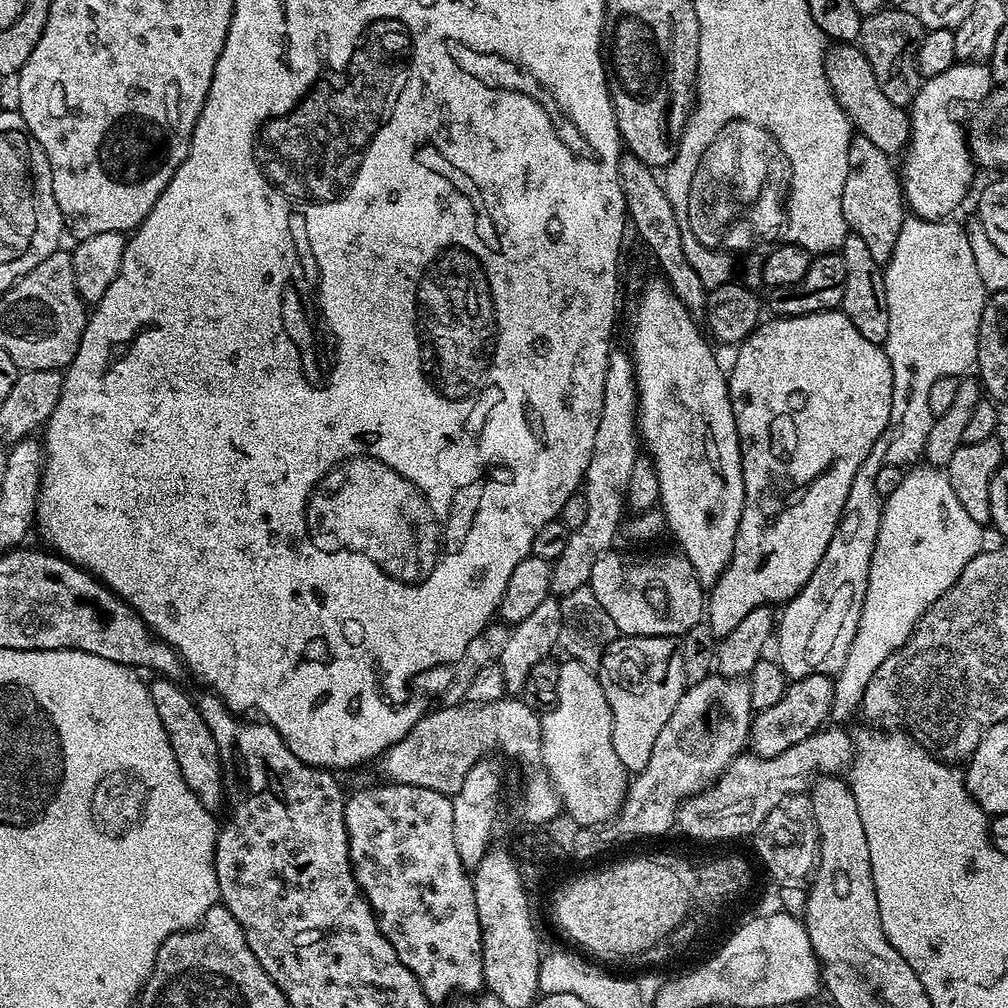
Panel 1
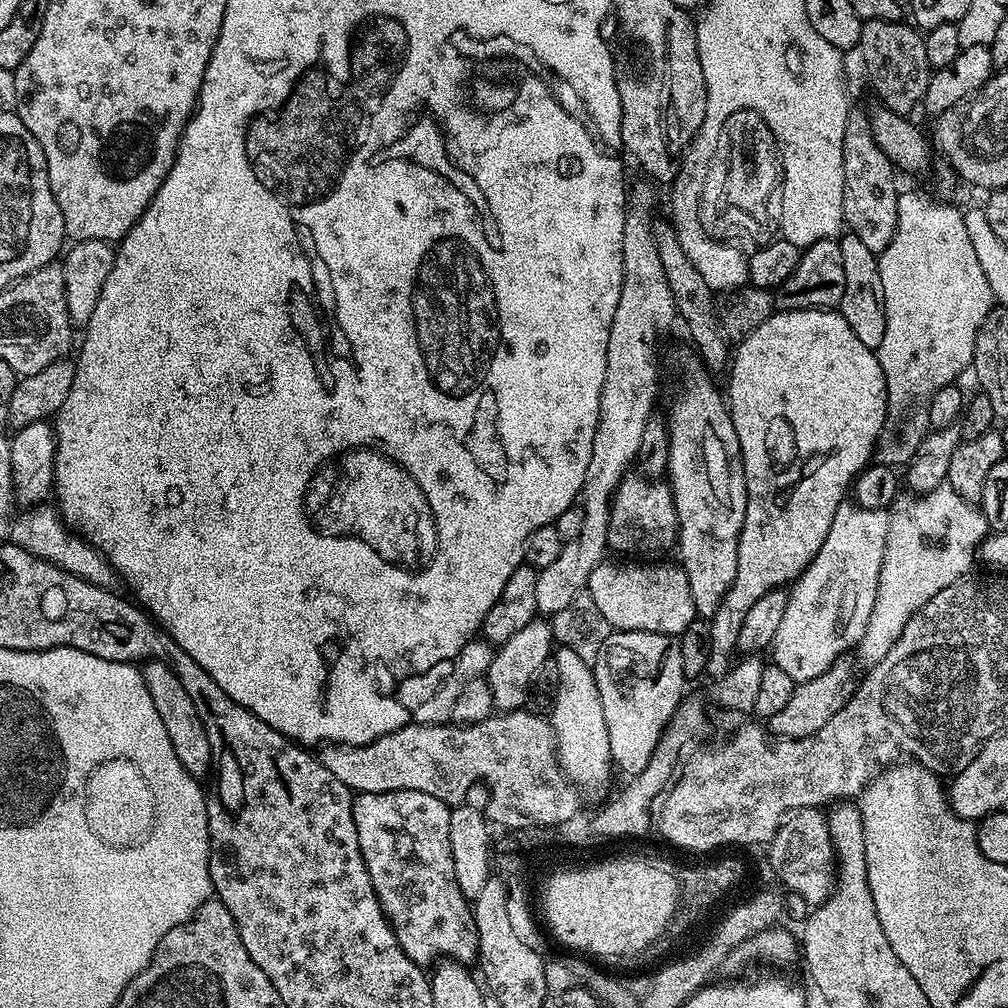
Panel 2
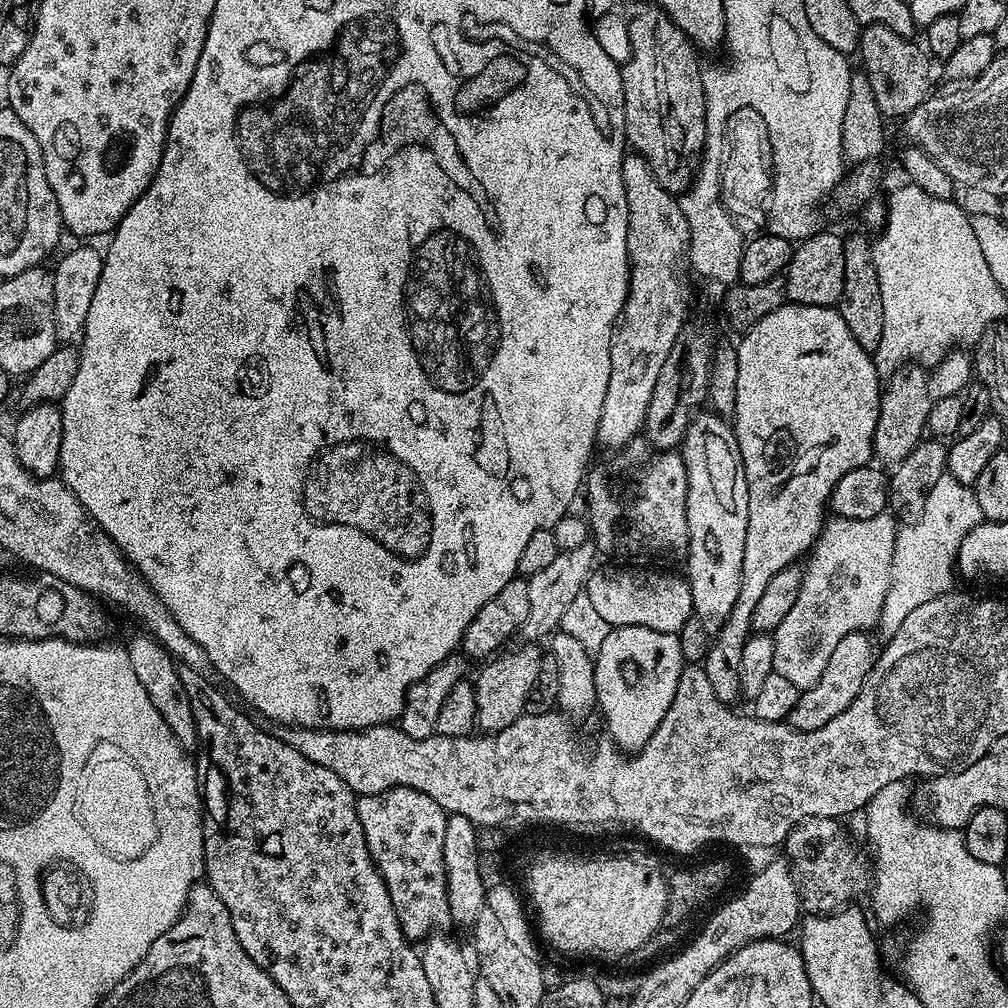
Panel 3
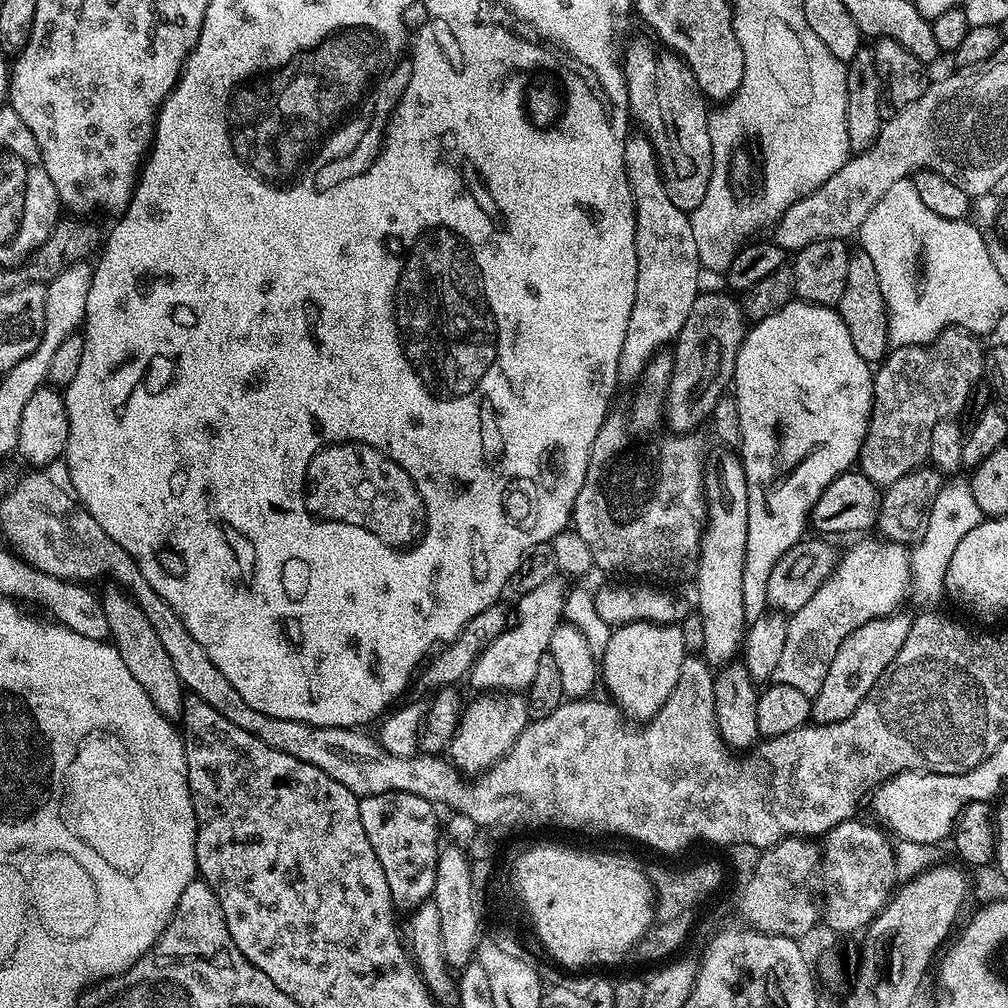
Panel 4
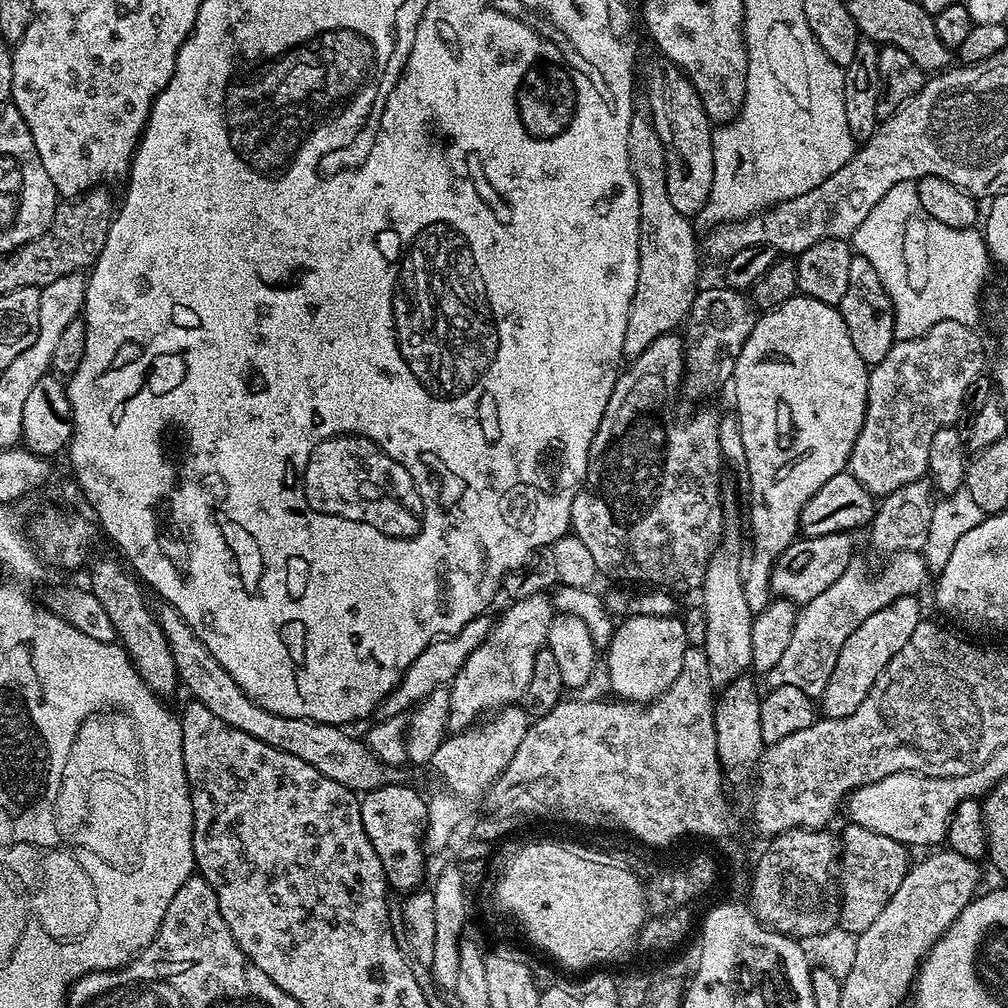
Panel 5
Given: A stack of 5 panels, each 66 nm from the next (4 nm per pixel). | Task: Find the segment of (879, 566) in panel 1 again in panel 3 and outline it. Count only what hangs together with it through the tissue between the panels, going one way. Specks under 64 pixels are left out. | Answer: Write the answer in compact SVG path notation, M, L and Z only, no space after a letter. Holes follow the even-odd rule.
M947 474L934 482L934 490L930 490L919 512L920 517L913 524L908 524L905 528L903 525L896 533L892 577L878 625L878 632L884 638L893 636L898 626L902 626L902 621L911 612L918 610L922 602L930 602L953 587L948 564L957 563L964 539L981 522L974 522L974 526L970 526L970 530L966 530L962 537L960 528L968 528L968 520L982 520L973 489Z

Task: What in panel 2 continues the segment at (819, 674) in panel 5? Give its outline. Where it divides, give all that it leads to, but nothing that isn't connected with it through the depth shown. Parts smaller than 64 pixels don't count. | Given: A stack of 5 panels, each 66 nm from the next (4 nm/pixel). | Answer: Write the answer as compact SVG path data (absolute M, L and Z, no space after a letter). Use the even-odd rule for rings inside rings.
M855 502L840 504L822 550L814 554L810 566L791 585L778 634L772 639L770 660L796 685L826 674L832 663L841 659L847 648L855 649L866 634L891 521L883 508L865 508Z

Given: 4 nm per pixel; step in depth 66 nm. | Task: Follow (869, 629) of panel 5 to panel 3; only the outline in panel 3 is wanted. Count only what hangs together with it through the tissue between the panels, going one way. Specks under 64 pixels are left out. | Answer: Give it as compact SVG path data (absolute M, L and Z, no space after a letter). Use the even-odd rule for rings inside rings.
M855 632L846 634L846 638L838 642L834 654L830 654L830 662L822 678L818 678L814 686L801 691L798 706L794 706L794 710L788 716L787 723L797 732L813 732L818 730L818 726L826 726L826 722L838 718L838 714L842 714L842 710L846 710L846 706L850 706L850 702L858 698L862 682L866 682L878 655L878 648L872 645L870 637L868 632Z

